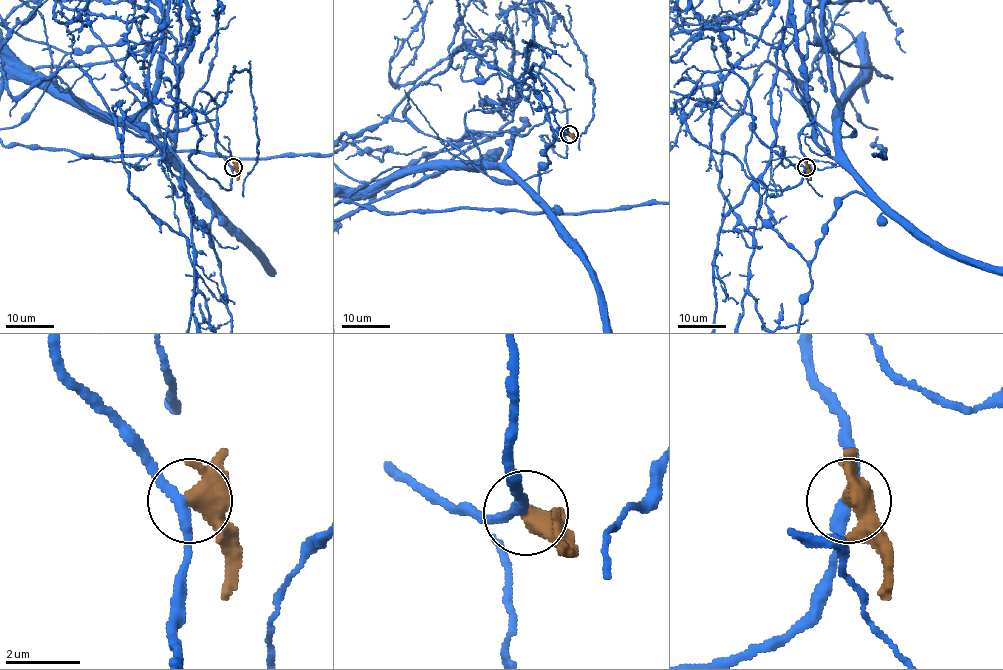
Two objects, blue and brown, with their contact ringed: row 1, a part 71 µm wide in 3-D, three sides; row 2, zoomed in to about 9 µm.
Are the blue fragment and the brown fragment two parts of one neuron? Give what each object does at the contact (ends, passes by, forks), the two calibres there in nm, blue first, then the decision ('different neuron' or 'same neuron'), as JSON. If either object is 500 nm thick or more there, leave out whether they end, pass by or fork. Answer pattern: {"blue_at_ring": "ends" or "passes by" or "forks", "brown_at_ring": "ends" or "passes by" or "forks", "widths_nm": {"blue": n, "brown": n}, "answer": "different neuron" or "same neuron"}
{"blue_at_ring": "passes by", "brown_at_ring": "forks", "widths_nm": {"blue": 300, "brown": 360}, "answer": "different neuron"}

